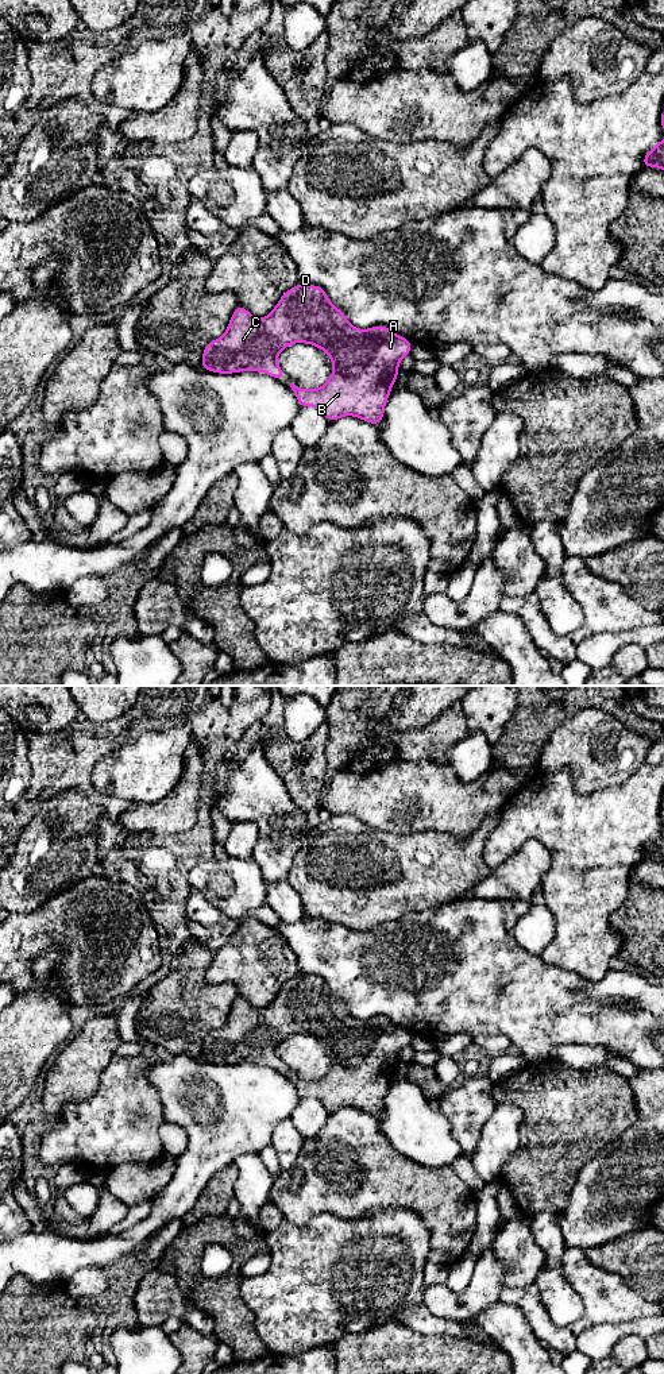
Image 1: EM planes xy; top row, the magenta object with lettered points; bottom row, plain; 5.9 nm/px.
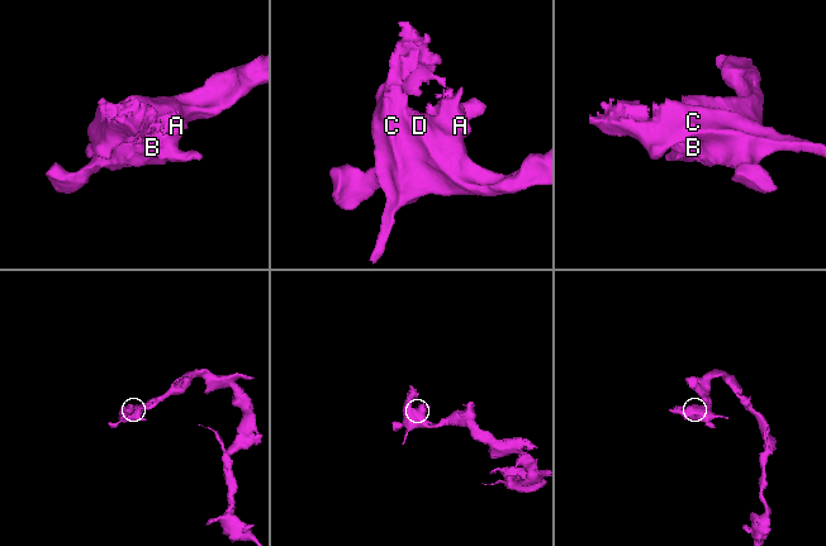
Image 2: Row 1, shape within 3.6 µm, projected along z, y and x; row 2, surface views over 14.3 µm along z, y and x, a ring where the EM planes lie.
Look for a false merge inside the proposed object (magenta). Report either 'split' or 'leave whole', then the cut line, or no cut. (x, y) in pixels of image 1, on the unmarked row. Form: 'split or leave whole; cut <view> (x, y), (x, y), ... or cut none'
leave whole; cut none

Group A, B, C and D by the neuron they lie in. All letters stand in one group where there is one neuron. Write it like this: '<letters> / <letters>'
A B C D

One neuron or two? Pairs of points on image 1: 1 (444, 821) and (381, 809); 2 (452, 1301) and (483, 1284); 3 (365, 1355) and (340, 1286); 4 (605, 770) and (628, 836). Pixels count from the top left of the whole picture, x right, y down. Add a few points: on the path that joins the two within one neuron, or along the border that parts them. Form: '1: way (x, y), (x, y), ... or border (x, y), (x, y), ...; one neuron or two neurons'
1: way (431, 805), (417, 792), (397, 798); one neuron
2: way (459, 1295), (473, 1295), (475, 1292); one neuron
3: border (386, 1322), (358, 1332), (347, 1332), (331, 1346); two neurons
4: border (637, 768), (620, 784), (579, 794); two neurons

